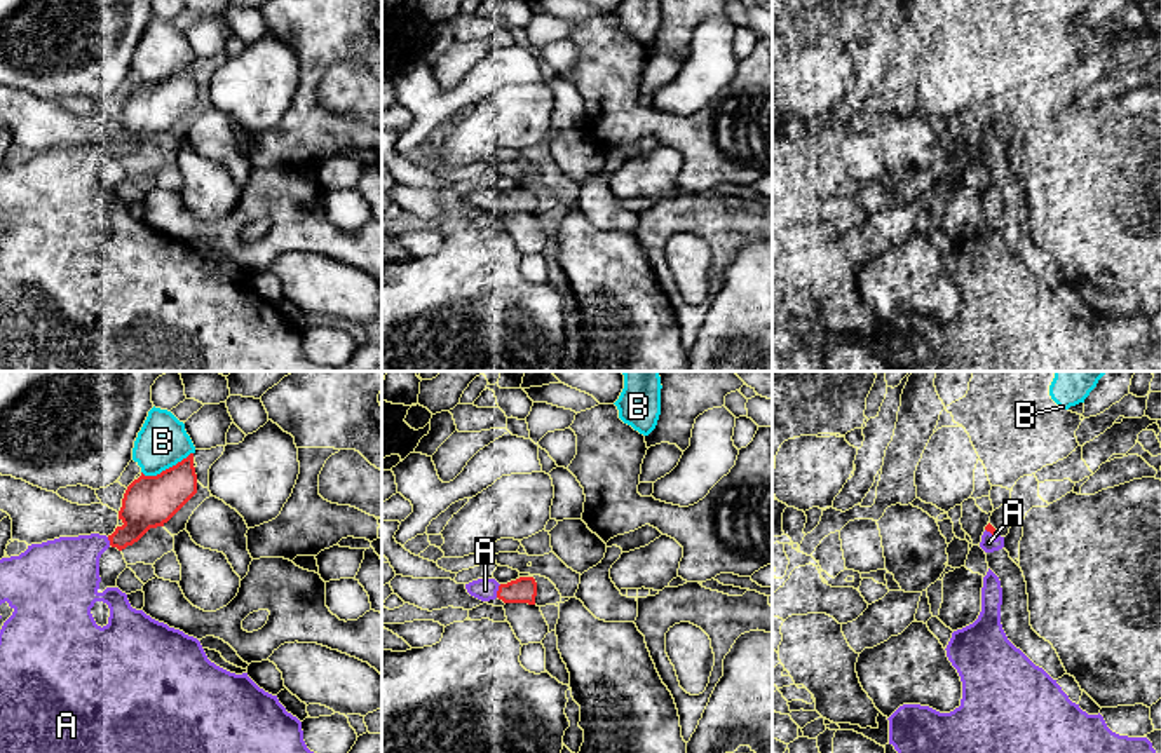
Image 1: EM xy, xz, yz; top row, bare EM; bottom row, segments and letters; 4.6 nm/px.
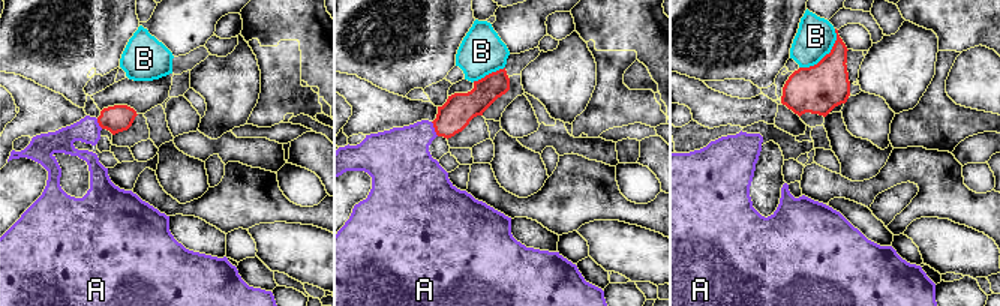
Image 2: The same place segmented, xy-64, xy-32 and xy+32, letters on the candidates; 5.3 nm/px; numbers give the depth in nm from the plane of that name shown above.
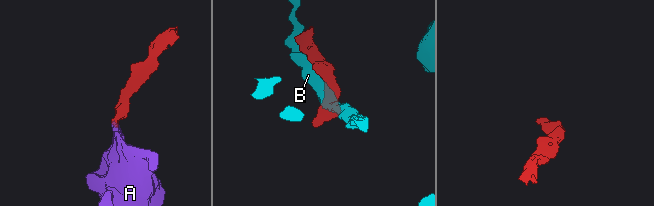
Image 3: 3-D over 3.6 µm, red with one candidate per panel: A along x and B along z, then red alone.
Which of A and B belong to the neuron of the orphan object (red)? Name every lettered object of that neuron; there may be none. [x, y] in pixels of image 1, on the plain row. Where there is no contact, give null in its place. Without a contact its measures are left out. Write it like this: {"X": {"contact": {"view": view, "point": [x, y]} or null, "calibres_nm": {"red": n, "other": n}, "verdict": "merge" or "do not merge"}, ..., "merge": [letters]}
{"A": {"contact": {"view": "xz", "point": [497, 201]}, "calibres_nm": {"red": 120, "other": 110}, "verdict": "merge"}, "B": {"contact": {"view": "xy", "point": [166, 79]}, "calibres_nm": {"red": 240, "other": 240}, "verdict": "do not merge"}, "merge": ["A"]}

